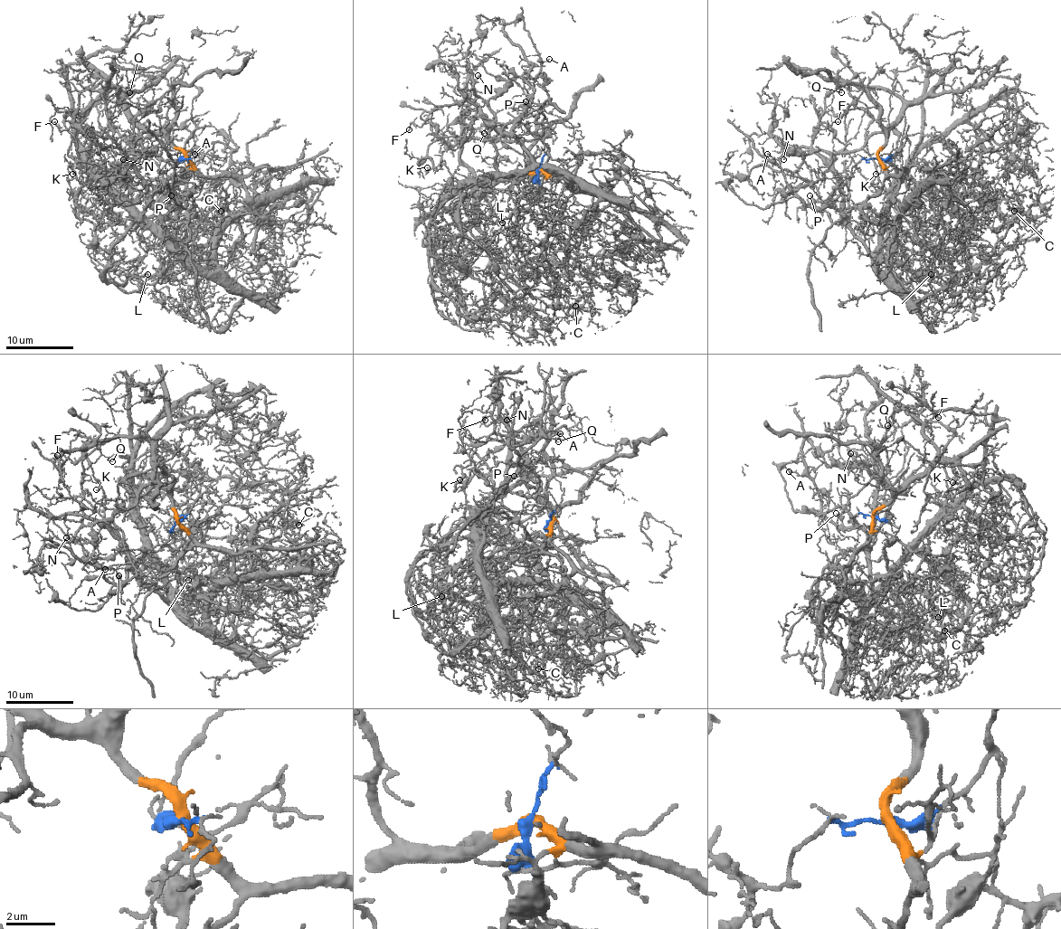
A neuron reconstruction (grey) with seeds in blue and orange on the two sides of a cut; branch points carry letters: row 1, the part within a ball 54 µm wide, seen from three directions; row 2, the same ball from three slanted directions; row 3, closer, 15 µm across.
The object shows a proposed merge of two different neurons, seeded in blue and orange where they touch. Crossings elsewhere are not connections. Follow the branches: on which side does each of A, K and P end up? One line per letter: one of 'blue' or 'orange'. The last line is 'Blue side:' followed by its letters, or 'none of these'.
A: blue
K: orange
P: blue
Blue side: A, P

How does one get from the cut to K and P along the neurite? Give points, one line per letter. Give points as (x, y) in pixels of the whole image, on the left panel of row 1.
K: (184, 157), (147, 132), (117, 89), (105, 85), (99, 99), (65, 118), (79, 163), (71, 173)
P: (184, 157), (190, 159), (193, 166), (188, 175), (175, 183), (166, 203), (169, 206), (167, 198), (171, 194)

